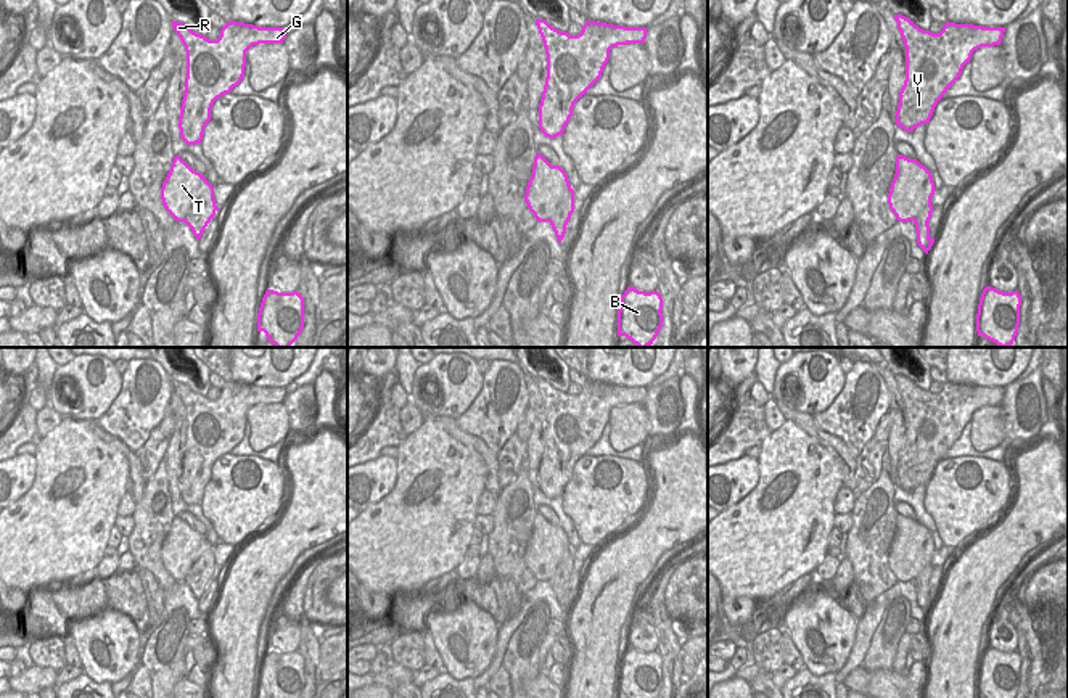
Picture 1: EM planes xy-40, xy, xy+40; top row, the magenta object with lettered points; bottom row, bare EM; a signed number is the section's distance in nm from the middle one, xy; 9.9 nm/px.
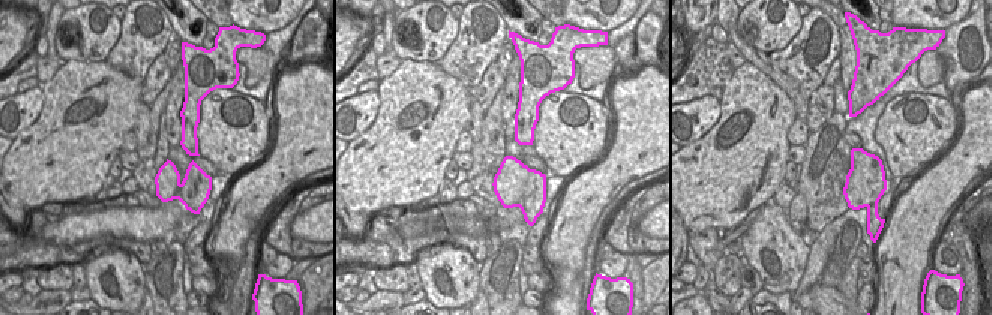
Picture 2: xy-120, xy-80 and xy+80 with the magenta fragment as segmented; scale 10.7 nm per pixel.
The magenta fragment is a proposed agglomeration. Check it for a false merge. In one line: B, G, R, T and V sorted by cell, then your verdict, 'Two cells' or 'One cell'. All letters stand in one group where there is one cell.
Groups: B T / G R V. Two cells

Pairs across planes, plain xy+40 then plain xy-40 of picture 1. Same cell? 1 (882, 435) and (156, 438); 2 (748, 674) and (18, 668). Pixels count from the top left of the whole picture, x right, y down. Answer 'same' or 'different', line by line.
1: different
2: different

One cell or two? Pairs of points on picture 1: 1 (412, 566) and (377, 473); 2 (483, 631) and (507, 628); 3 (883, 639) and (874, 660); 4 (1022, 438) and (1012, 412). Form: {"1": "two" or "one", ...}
{"1": "two", "2": "two", "3": "one", "4": "one"}

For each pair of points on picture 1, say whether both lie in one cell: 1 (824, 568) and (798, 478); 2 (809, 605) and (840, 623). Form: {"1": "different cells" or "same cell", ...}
{"1": "different cells", "2": "same cell"}

